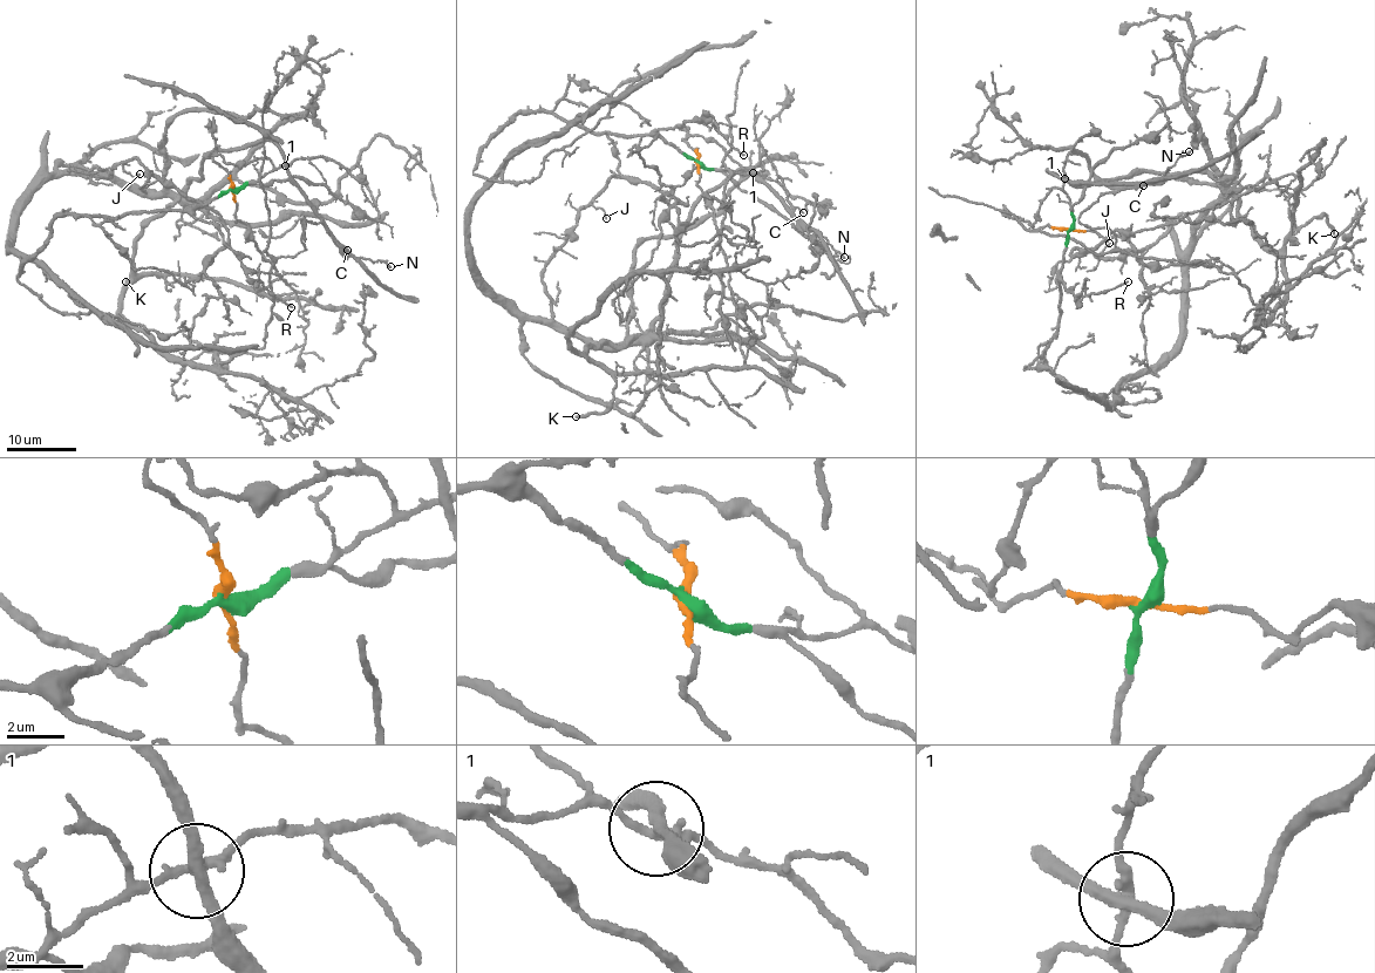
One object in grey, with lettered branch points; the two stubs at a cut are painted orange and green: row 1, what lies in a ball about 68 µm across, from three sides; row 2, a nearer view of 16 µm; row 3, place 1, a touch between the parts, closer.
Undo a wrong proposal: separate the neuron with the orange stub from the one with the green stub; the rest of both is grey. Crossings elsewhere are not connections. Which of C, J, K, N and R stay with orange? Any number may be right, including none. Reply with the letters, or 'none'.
C, K, N

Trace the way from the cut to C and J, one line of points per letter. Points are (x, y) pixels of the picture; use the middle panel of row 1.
C: (698, 161), (743, 365), (610, 374), (586, 351), (655, 319), (702, 196), (744, 168), (804, 213)
J: (698, 163), (521, 113), (472, 172), (535, 181), (611, 100), (490, 179), (481, 285), (551, 318), (606, 218)

